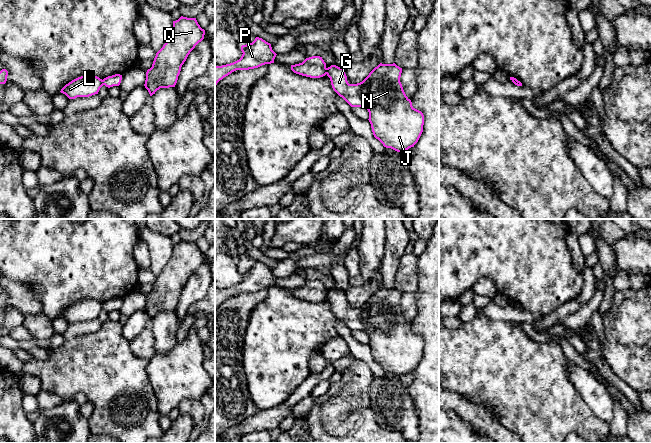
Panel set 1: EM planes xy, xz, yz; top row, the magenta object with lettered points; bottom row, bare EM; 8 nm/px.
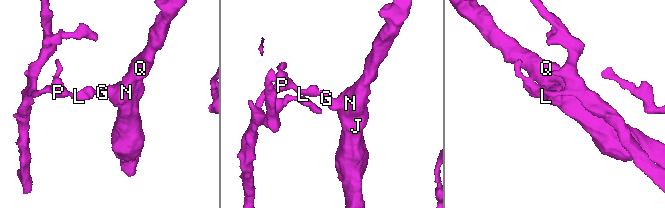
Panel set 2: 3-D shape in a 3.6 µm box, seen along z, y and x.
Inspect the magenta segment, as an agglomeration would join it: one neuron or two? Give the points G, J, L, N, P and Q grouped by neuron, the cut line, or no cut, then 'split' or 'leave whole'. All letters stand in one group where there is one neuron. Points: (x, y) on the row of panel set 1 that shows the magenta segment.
G J N Q / L P; cut in xz along (326, 68), (327, 73); split

